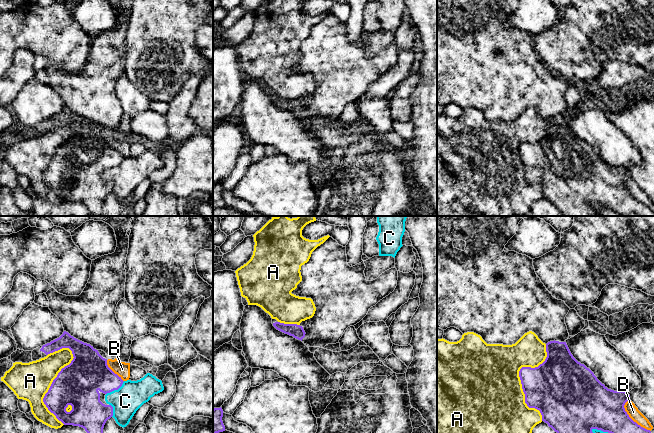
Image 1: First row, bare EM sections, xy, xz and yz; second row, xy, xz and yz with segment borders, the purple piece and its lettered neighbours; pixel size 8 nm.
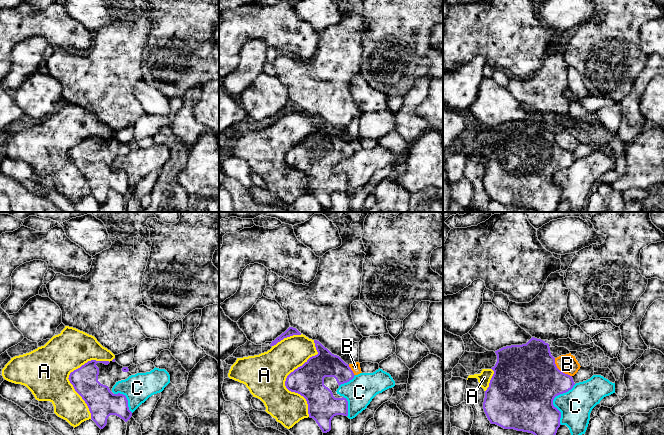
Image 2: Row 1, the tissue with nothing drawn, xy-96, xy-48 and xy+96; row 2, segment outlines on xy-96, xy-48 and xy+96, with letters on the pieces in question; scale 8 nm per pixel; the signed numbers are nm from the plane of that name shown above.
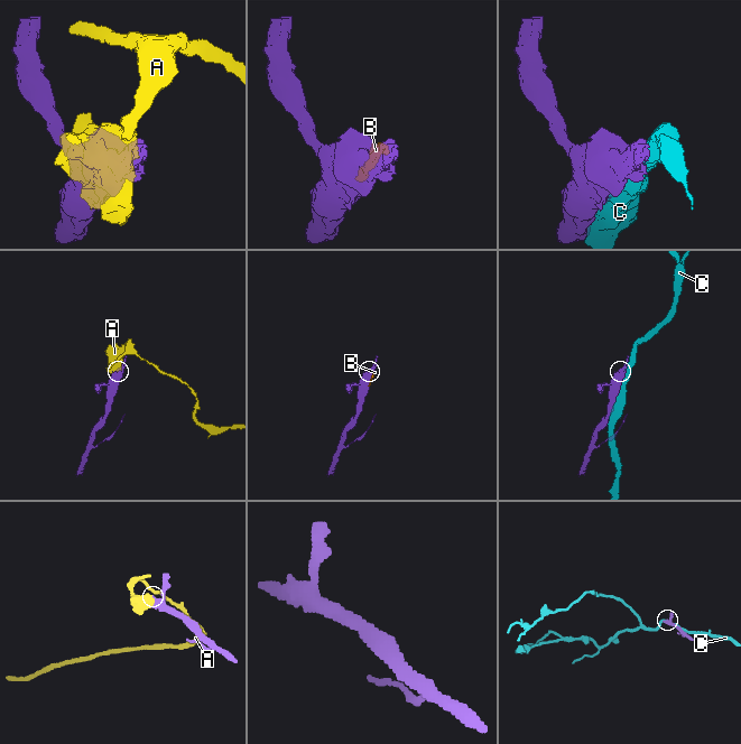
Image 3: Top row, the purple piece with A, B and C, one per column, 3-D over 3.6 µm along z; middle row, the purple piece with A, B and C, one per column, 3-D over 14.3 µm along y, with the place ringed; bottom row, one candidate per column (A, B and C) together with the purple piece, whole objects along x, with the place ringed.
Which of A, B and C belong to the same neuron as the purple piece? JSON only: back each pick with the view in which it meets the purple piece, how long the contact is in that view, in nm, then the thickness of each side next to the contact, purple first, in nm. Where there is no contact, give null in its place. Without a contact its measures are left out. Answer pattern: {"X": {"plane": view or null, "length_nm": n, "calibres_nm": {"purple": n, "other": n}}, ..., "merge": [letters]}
{"merge": []}

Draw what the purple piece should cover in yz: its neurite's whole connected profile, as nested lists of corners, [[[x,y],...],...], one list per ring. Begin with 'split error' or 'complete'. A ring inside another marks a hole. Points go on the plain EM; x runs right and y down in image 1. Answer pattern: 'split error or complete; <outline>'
complete; [[[550,117],[546,120],[547,133],[538,143],[522,143],[519,153],[529,184],[540,187],[542,197],[548,200],[562,216],[600,216],[592,206],[611,209],[620,214],[654,216],[654,211],[634,198],[624,181],[630,176],[625,167],[614,167],[602,160],[594,149],[578,138],[566,118]]]

